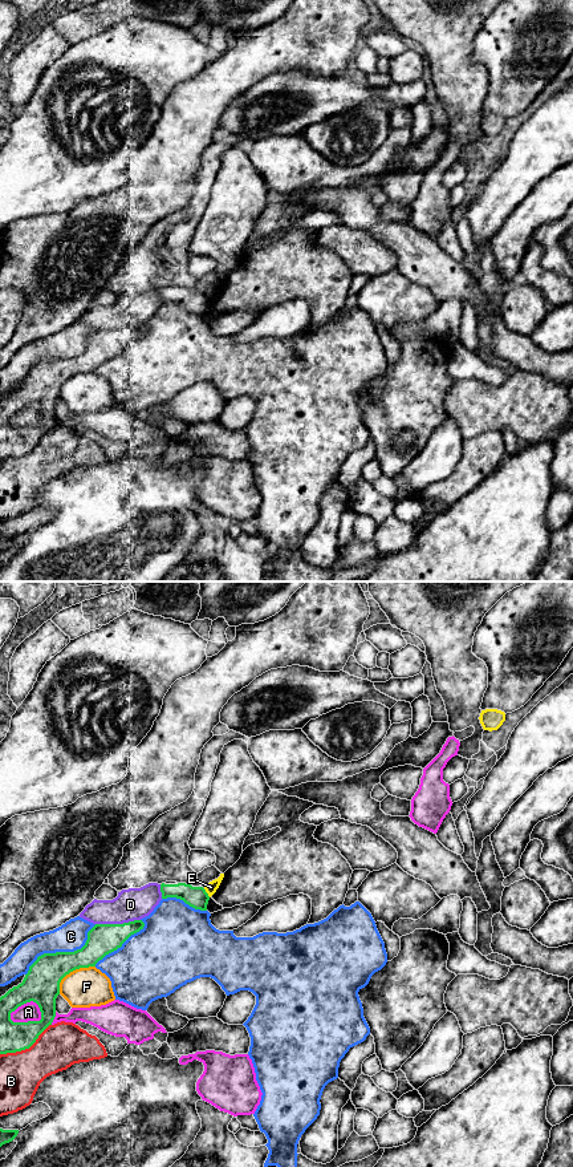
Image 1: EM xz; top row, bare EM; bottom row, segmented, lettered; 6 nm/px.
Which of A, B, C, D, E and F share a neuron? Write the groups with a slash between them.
A / B / C / D / E / F

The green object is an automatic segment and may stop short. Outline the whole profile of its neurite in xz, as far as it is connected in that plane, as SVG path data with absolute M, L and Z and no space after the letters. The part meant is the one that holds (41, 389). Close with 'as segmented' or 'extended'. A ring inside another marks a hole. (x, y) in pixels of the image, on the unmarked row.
M142 325L96 329L88 337L88 345L81 354L38 361L23 388L0 402L0 459L29 454L56 422L56 404L60 400L61 385L76 374L96 372L143 332ZM31 406L38 410L41 425L13 428L11 418Z; as segmented

